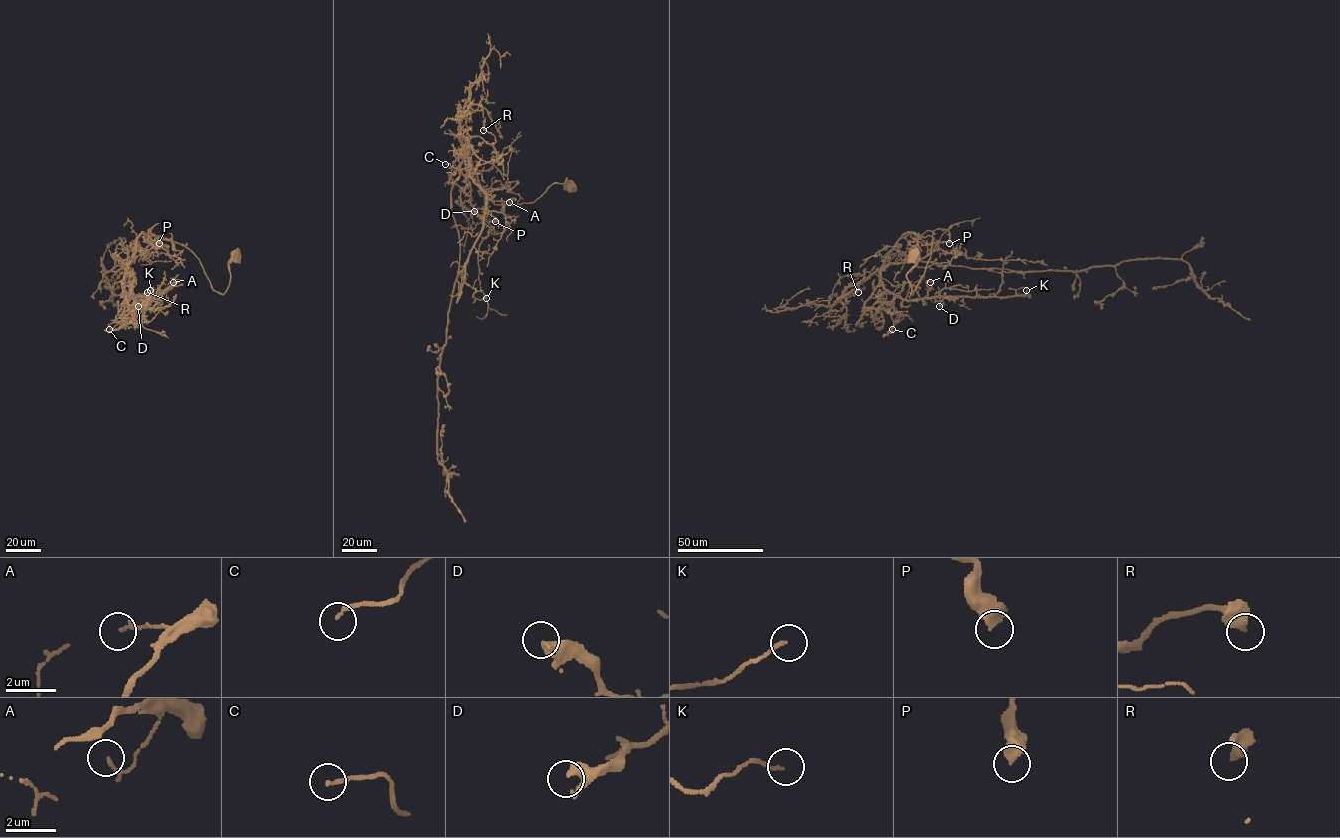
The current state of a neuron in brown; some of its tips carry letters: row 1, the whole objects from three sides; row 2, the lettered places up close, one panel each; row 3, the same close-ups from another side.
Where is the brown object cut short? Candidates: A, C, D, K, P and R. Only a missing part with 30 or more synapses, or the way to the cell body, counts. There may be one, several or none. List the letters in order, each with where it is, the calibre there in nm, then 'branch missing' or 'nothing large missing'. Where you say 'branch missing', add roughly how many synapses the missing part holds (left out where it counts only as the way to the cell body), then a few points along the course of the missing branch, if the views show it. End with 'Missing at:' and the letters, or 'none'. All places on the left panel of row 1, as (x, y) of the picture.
A: (173, 282) | 140 nm | nothing large missing
C: (109, 329) | 140 nm | nothing large missing
D: (138, 306) | 280 nm | nothing large missing
K: (150, 290) | 120 nm | nothing large missing
P: (159, 243) | 500 nm | nothing large missing
R: (147, 292) | 500 nm | nothing large missing
Missing at: none

